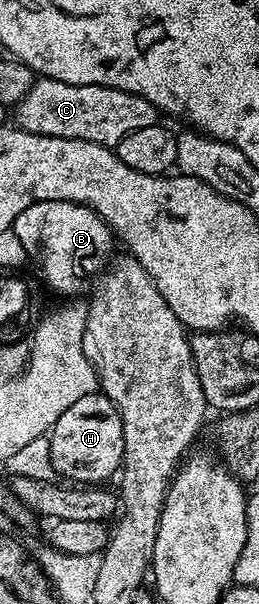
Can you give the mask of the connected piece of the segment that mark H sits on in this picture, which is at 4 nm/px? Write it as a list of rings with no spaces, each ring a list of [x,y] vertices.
[[[95,393],[80,397],[56,422],[49,432],[52,465],[63,480],[75,479],[78,485],[102,485],[105,479],[119,474],[124,453],[122,418],[107,395]]]

